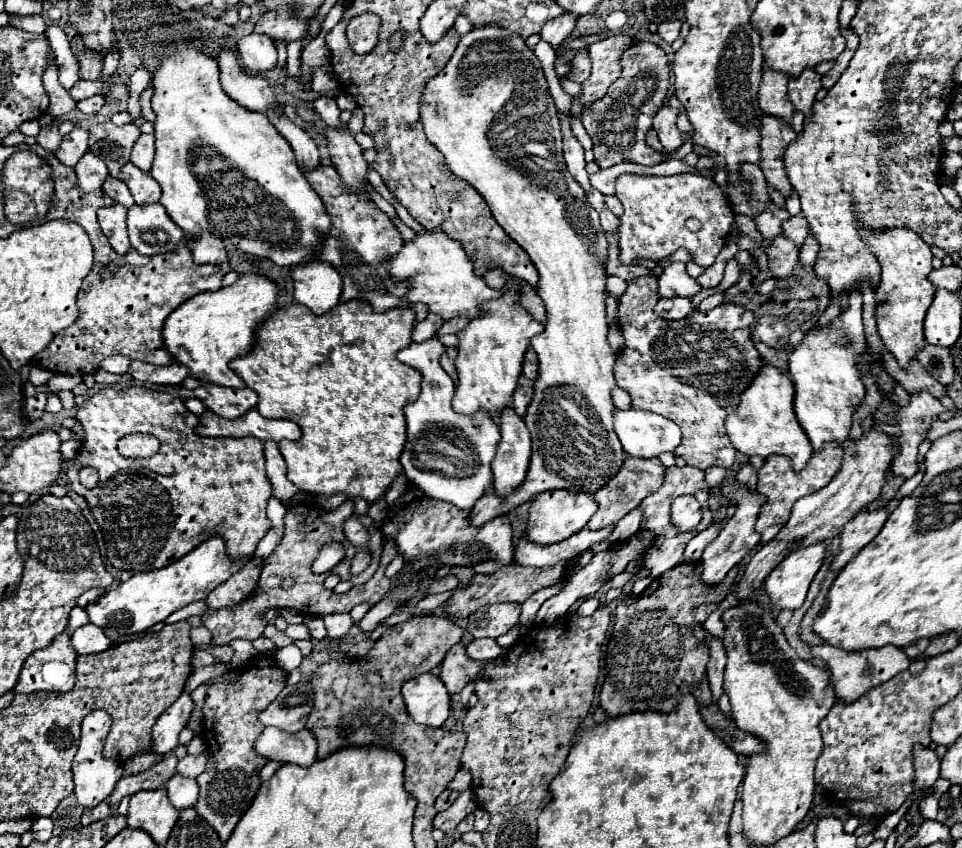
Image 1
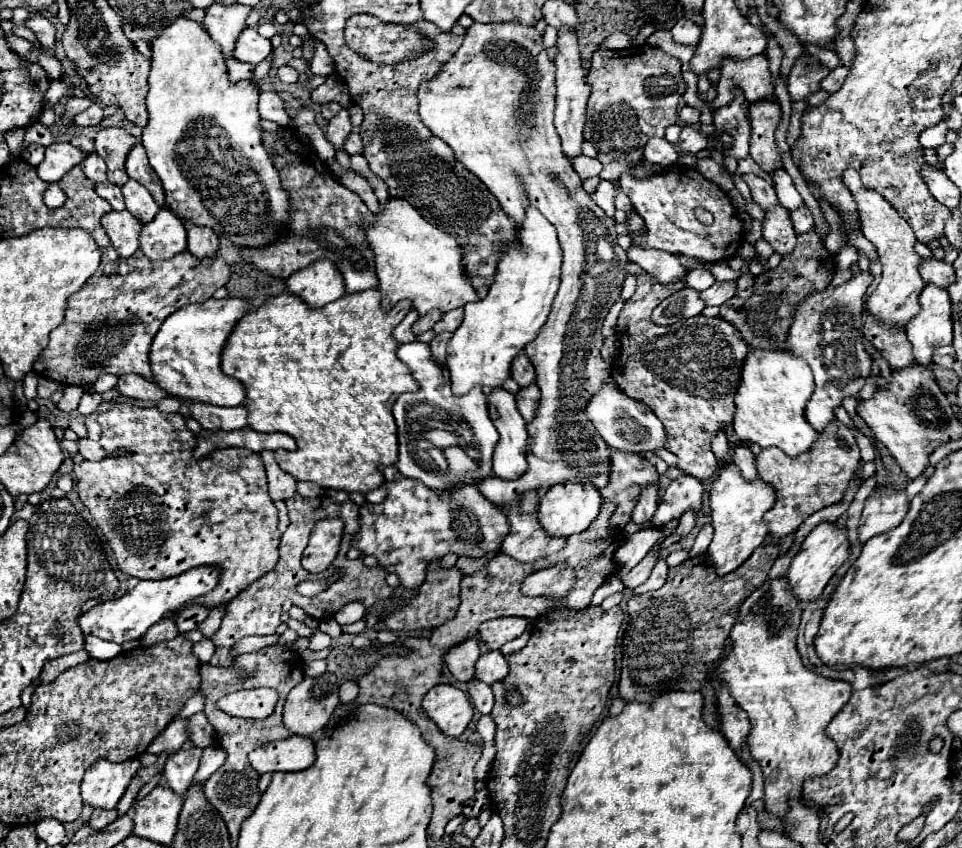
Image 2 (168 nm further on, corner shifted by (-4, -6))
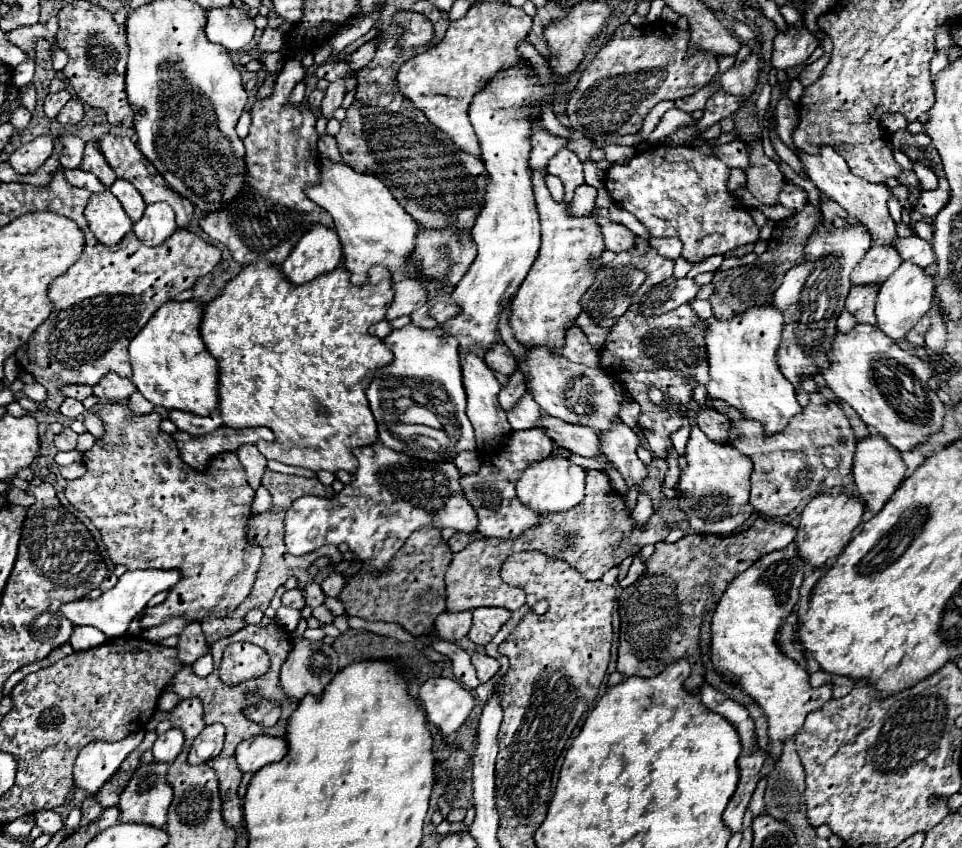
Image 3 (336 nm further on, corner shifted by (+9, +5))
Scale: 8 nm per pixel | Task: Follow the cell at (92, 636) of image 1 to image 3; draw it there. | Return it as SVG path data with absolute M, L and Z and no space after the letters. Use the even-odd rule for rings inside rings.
M76 626L70 636L70 644L74 650L90 650L104 644L106 640L106 634L94 626Z

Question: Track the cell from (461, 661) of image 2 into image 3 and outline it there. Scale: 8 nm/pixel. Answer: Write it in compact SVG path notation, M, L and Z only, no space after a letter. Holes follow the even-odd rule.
M470 610L460 612L460 614L442 612L434 622L434 634L442 640L456 642L468 634L470 626L472 626L472 612Z

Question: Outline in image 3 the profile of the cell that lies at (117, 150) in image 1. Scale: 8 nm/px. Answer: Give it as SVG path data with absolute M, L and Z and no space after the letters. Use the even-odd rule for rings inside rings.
M96 140L86 142L86 158L82 162L82 168L88 168L88 172L94 172L102 180L102 184L106 184L108 188L116 180L116 174L110 168L110 164L106 162L106 158L102 156Z

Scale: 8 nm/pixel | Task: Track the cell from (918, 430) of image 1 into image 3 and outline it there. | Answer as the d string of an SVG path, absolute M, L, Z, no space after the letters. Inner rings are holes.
M856 324L856 328L850 334L840 334L834 340L834 352L830 352L830 368L822 372L828 388L840 398L842 402L850 404L854 412L862 418L862 422L888 440L898 452L910 452L916 446L924 444L932 432L940 432L944 418L946 418L946 406L940 402L938 394L928 386L928 380L932 378L932 368L928 362L922 362L920 358L904 352L894 340L890 340L880 328L868 326L868 324Z

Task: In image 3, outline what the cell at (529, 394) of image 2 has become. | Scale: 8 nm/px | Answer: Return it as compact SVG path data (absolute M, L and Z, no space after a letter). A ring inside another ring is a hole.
M514 372L512 376L510 376L510 382L500 390L500 394L498 394L498 402L500 402L500 406L504 408L504 410L512 410L514 406L516 406L516 402L522 398L522 394L526 392L526 388L524 388L524 378L522 378L522 372Z

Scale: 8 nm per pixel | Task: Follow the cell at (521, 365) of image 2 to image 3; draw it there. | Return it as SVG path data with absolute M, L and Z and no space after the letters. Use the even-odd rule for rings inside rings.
M498 342L496 348L492 348L490 352L486 352L484 362L486 362L494 372L500 372L500 374L506 374L506 376L514 374L516 368L518 368L514 354L510 352L510 348L508 348L504 342Z

